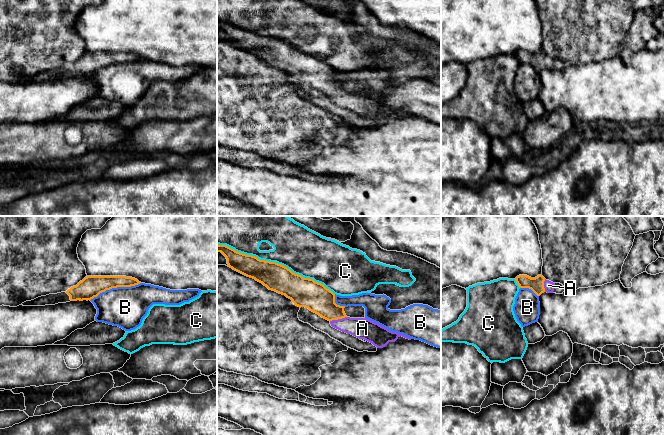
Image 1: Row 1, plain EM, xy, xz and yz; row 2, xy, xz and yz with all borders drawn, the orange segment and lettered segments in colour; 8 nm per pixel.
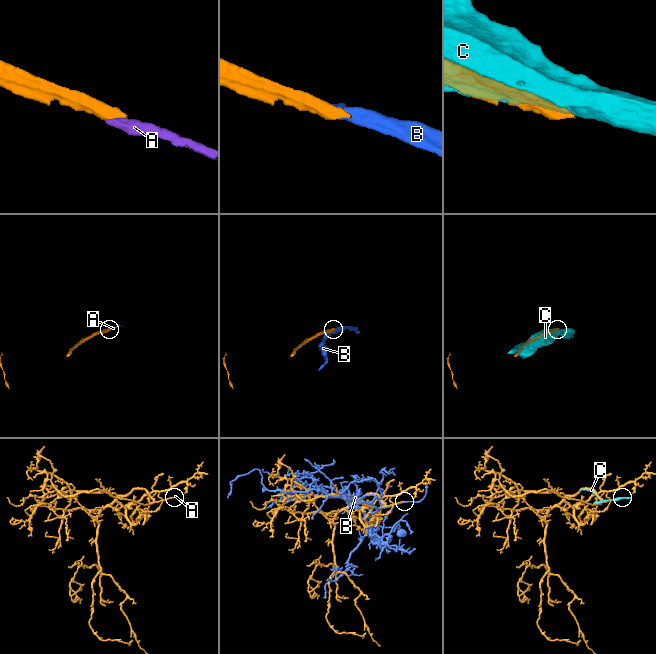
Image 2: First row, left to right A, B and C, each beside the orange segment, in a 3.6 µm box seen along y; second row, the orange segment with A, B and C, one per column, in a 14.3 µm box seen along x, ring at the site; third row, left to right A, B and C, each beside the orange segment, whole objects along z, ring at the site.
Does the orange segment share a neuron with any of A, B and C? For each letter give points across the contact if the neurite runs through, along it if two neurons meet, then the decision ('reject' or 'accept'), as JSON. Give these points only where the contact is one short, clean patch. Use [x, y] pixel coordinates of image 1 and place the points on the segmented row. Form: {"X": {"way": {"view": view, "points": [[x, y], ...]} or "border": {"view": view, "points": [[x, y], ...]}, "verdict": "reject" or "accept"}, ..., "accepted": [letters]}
{"A": {"way": {"view": "xz", "points": [[316, 297], [338, 318], [345, 324], [362, 328]]}, "verdict": "accept"}, "B": {"verdict": "reject"}, "C": {"verdict": "reject"}, "accepted": ["A"]}

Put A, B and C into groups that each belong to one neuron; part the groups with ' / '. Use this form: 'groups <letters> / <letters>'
groups A / B / C

